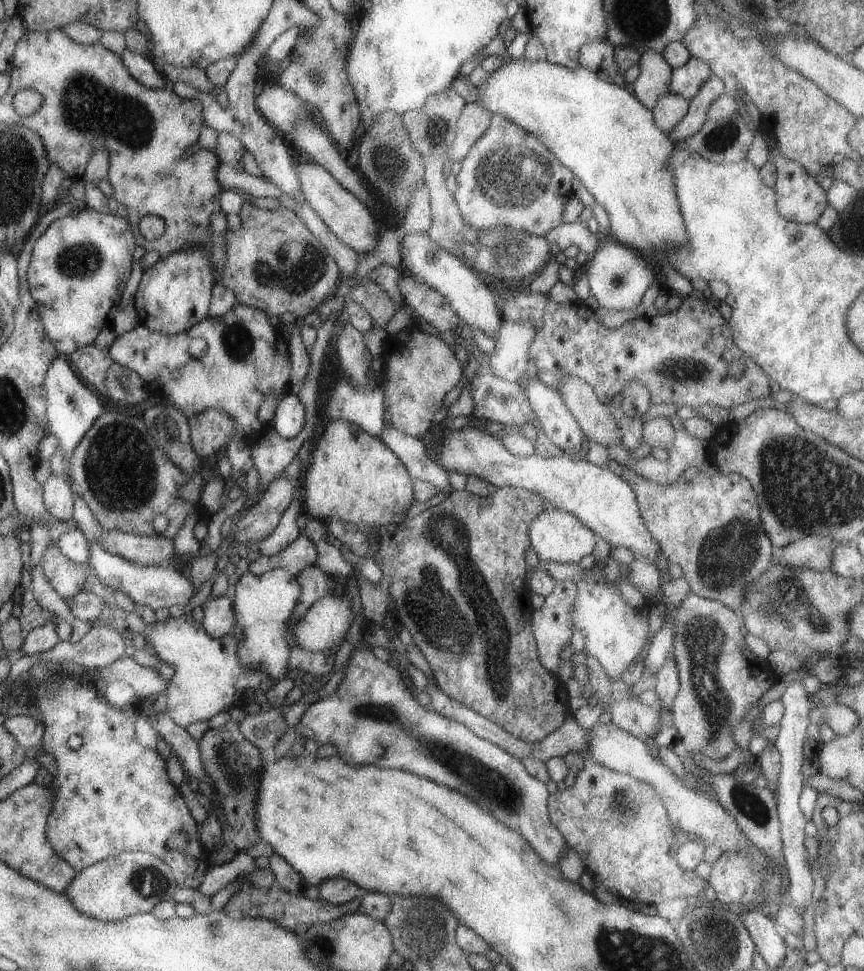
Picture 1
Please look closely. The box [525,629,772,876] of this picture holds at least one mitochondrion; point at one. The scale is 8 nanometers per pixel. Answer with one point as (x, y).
(625, 806)

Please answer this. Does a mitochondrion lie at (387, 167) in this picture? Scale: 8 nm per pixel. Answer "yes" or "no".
yes

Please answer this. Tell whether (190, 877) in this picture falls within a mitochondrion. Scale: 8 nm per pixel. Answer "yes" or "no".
yes

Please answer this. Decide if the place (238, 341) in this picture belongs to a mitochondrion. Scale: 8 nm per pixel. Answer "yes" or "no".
yes

